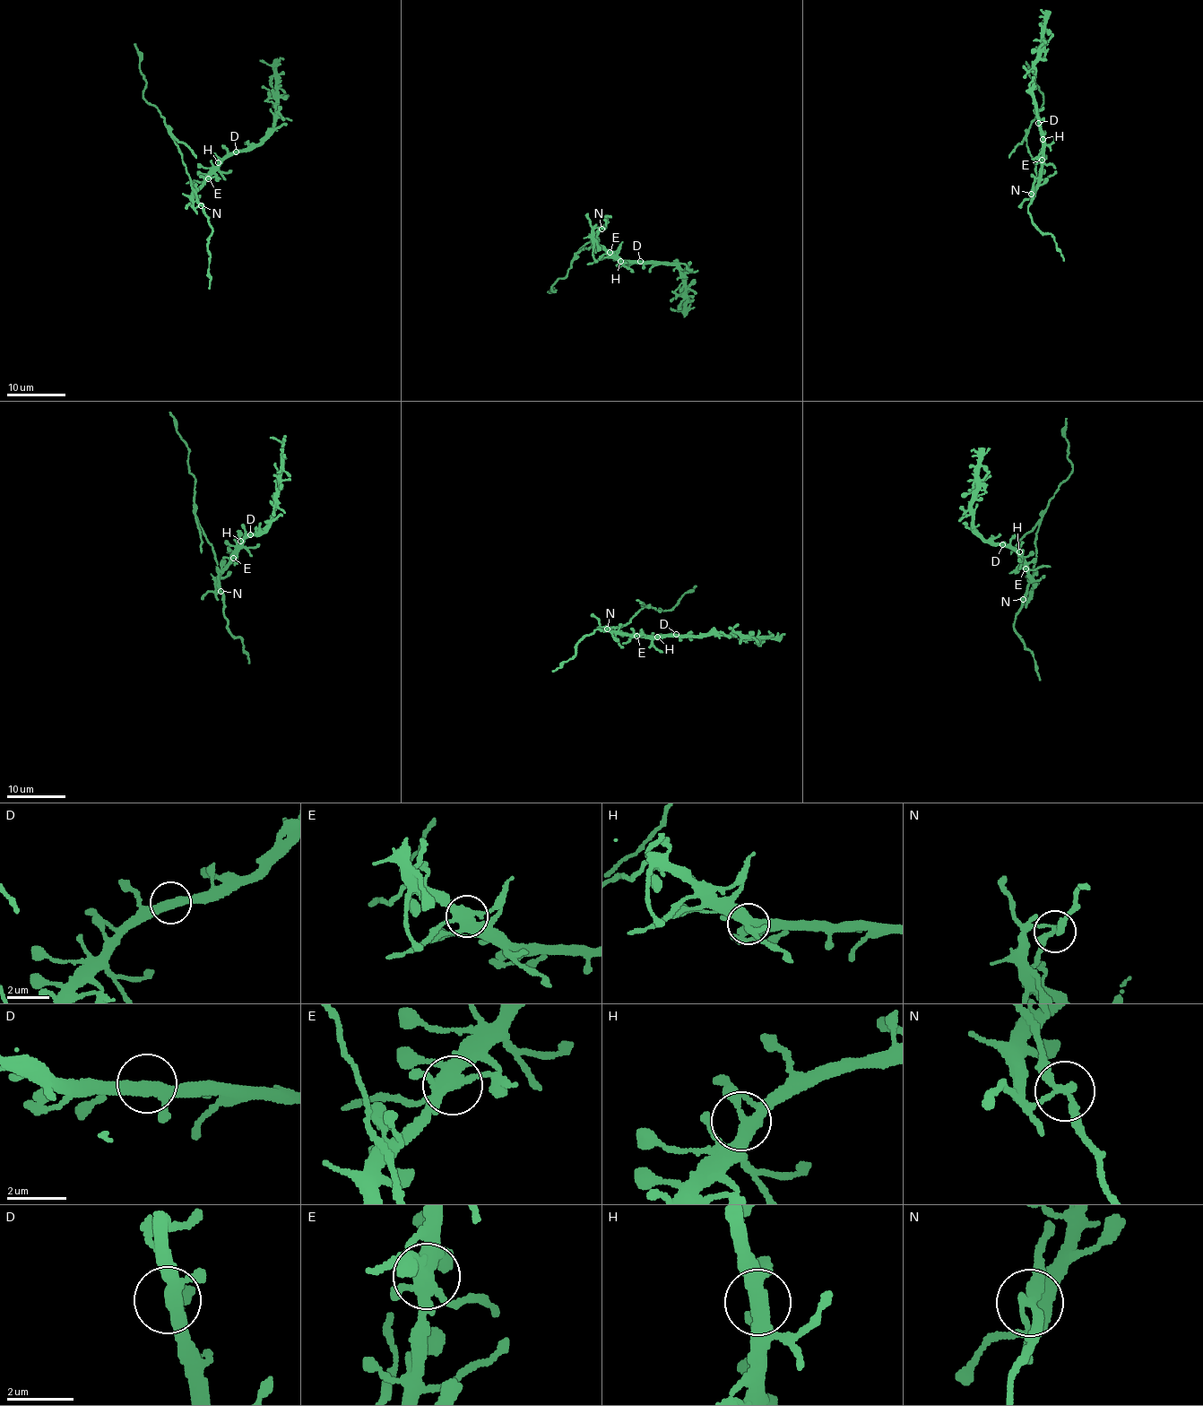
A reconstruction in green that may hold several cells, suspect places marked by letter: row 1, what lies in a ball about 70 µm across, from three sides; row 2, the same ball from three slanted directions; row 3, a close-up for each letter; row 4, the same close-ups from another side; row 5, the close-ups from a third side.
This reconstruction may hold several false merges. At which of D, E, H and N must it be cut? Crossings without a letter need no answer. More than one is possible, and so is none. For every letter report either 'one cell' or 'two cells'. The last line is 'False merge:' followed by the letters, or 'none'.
D: one cell
E: two cells
H: one cell
N: two cells
False merge: E, N

